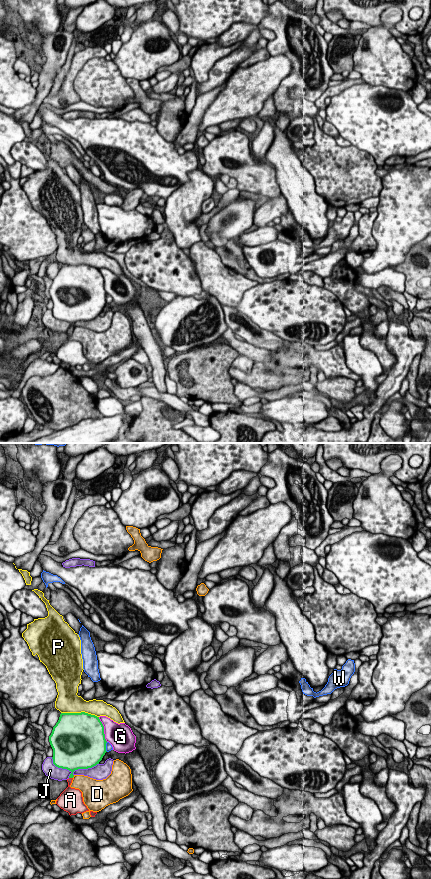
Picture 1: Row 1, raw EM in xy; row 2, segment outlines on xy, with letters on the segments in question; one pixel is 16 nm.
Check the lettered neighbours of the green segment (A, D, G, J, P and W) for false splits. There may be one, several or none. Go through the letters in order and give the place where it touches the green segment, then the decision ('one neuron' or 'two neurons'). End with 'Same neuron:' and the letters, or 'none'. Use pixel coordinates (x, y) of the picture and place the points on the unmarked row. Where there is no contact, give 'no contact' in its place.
A: xy (71, 329) | one neuron
D: xy (73, 328) | two neurons
G: xy (103, 281) | two neurons
J: xy (73, 323) | two neurons
P: xy (81, 264) | two neurons
W: xy (105, 299) | two neurons
Same neuron: A

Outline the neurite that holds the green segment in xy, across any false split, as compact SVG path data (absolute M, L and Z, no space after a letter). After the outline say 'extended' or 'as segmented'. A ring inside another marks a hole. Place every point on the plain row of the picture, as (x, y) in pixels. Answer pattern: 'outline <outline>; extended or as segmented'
outline M85 264L61 265L49 288L53 301L53 316L71 323L68 339L57 350L56 356L69 367L89 363L82 344L71 340L73 324L96 318L106 303L104 278L99 269Z; extended

